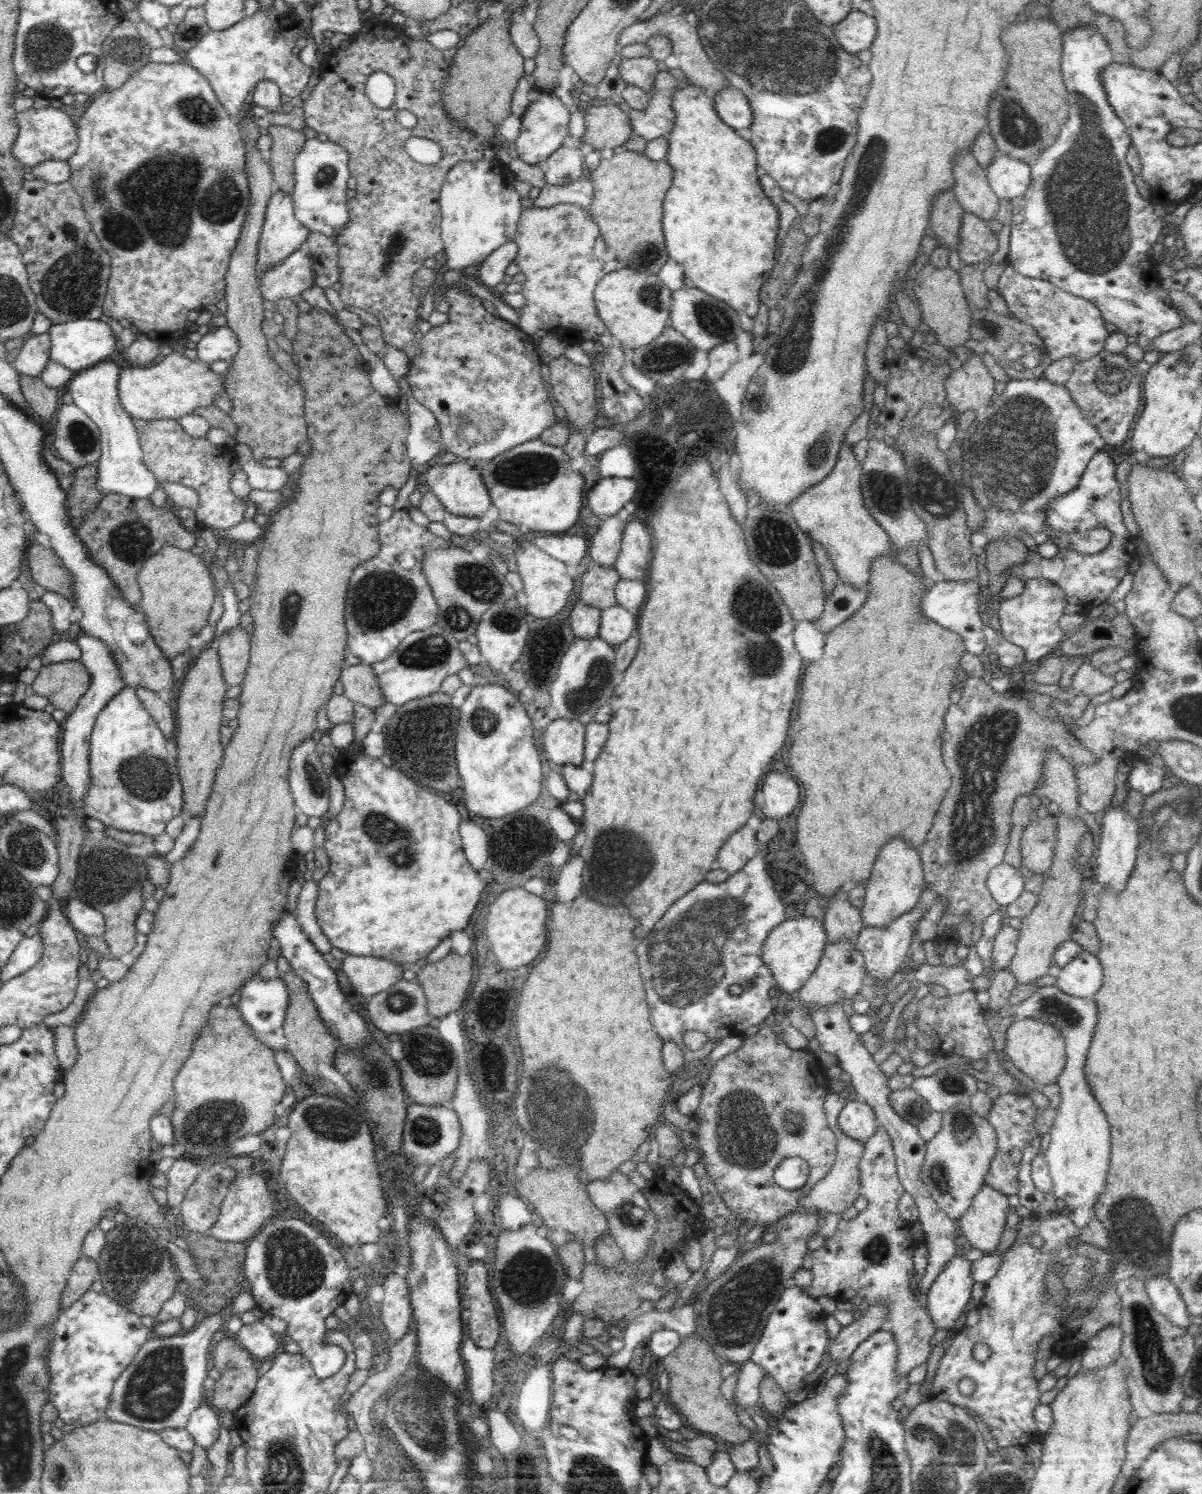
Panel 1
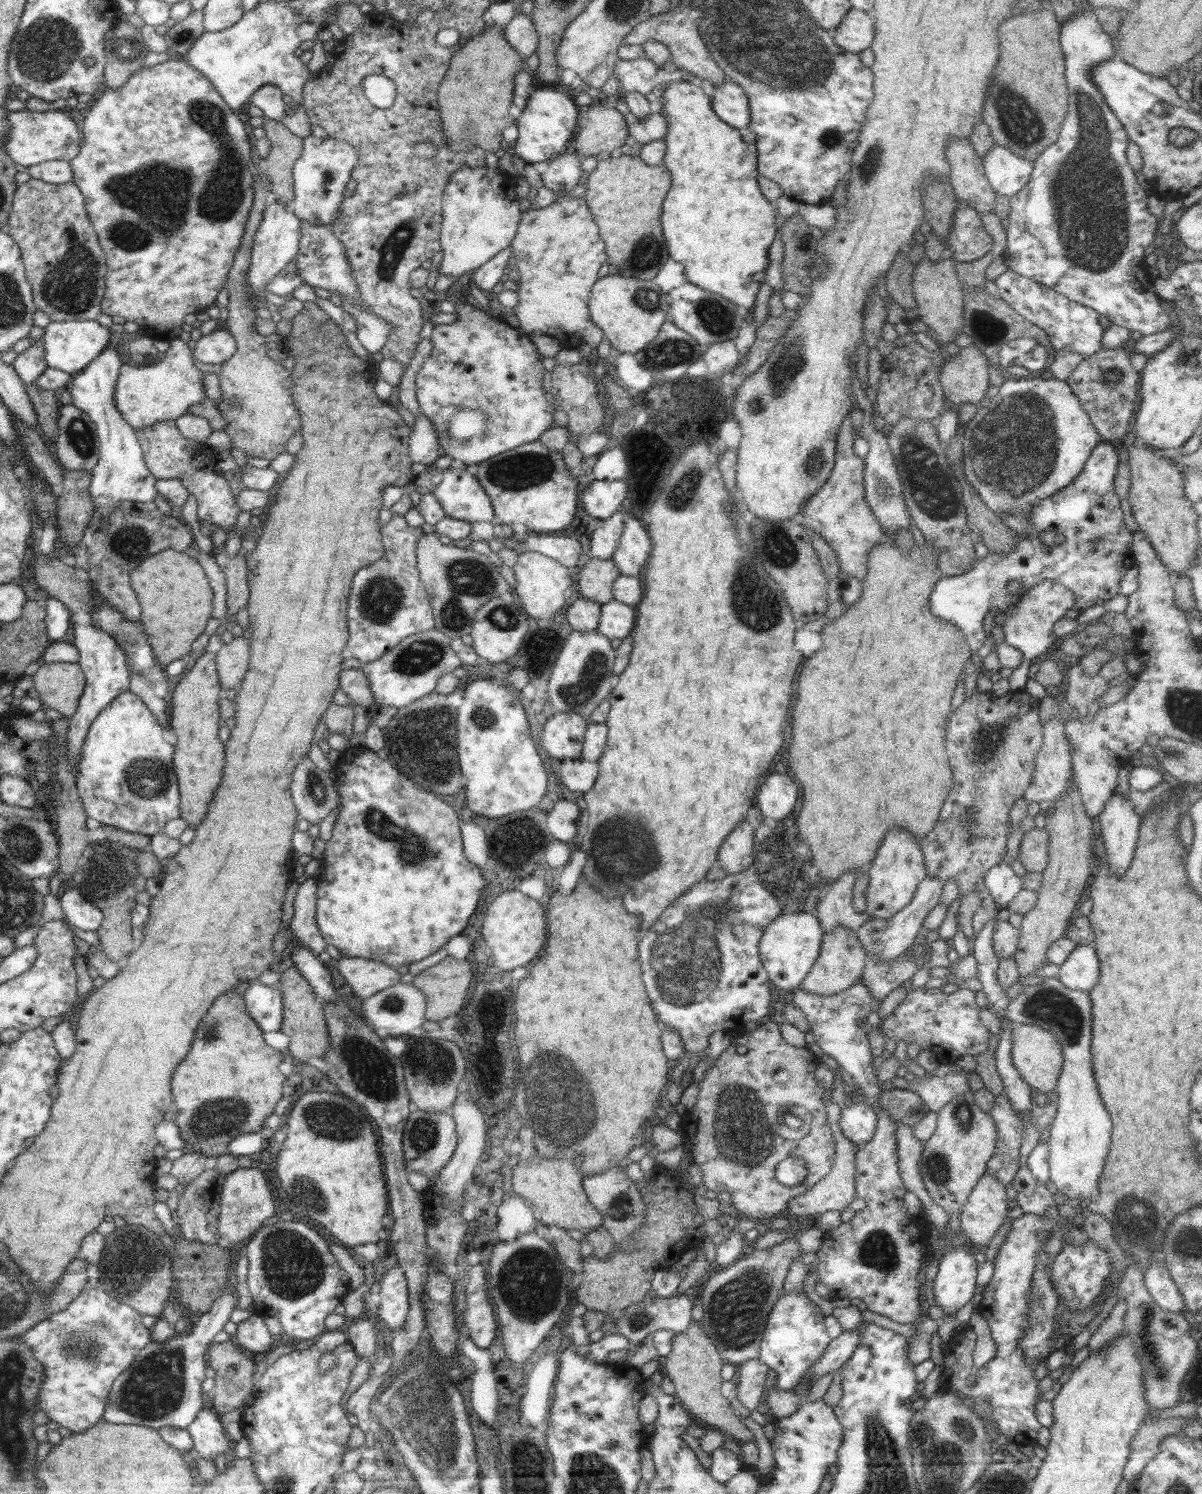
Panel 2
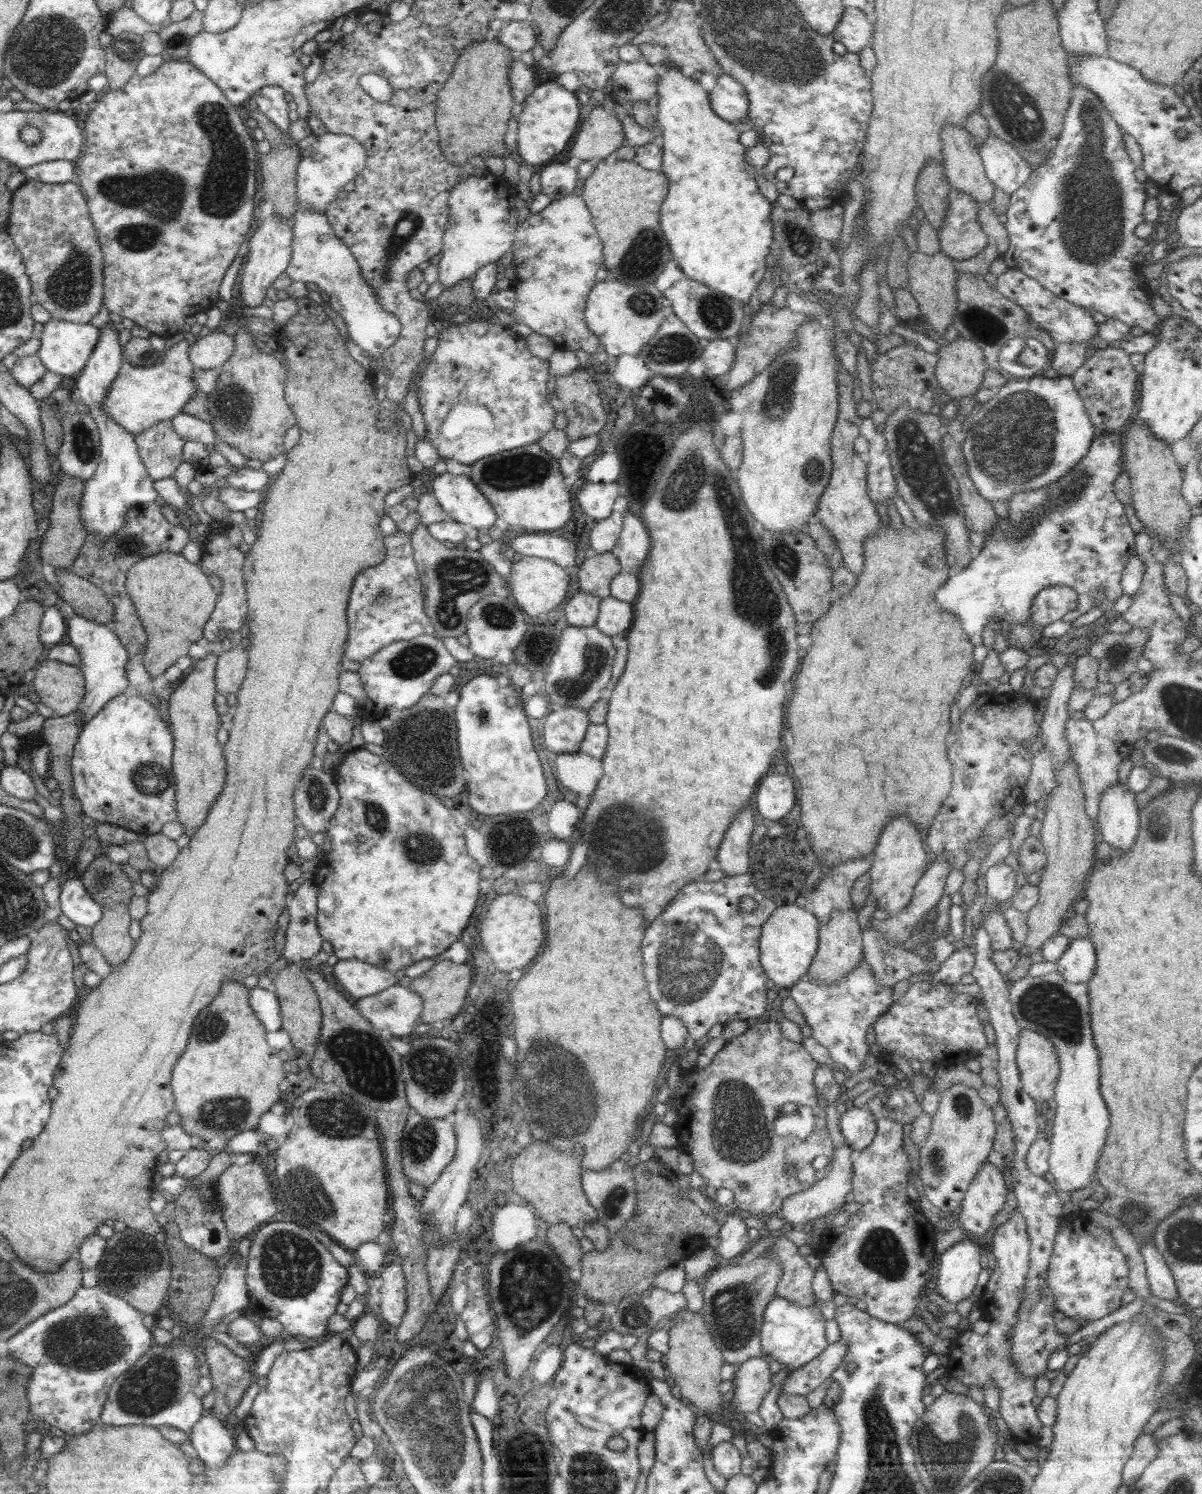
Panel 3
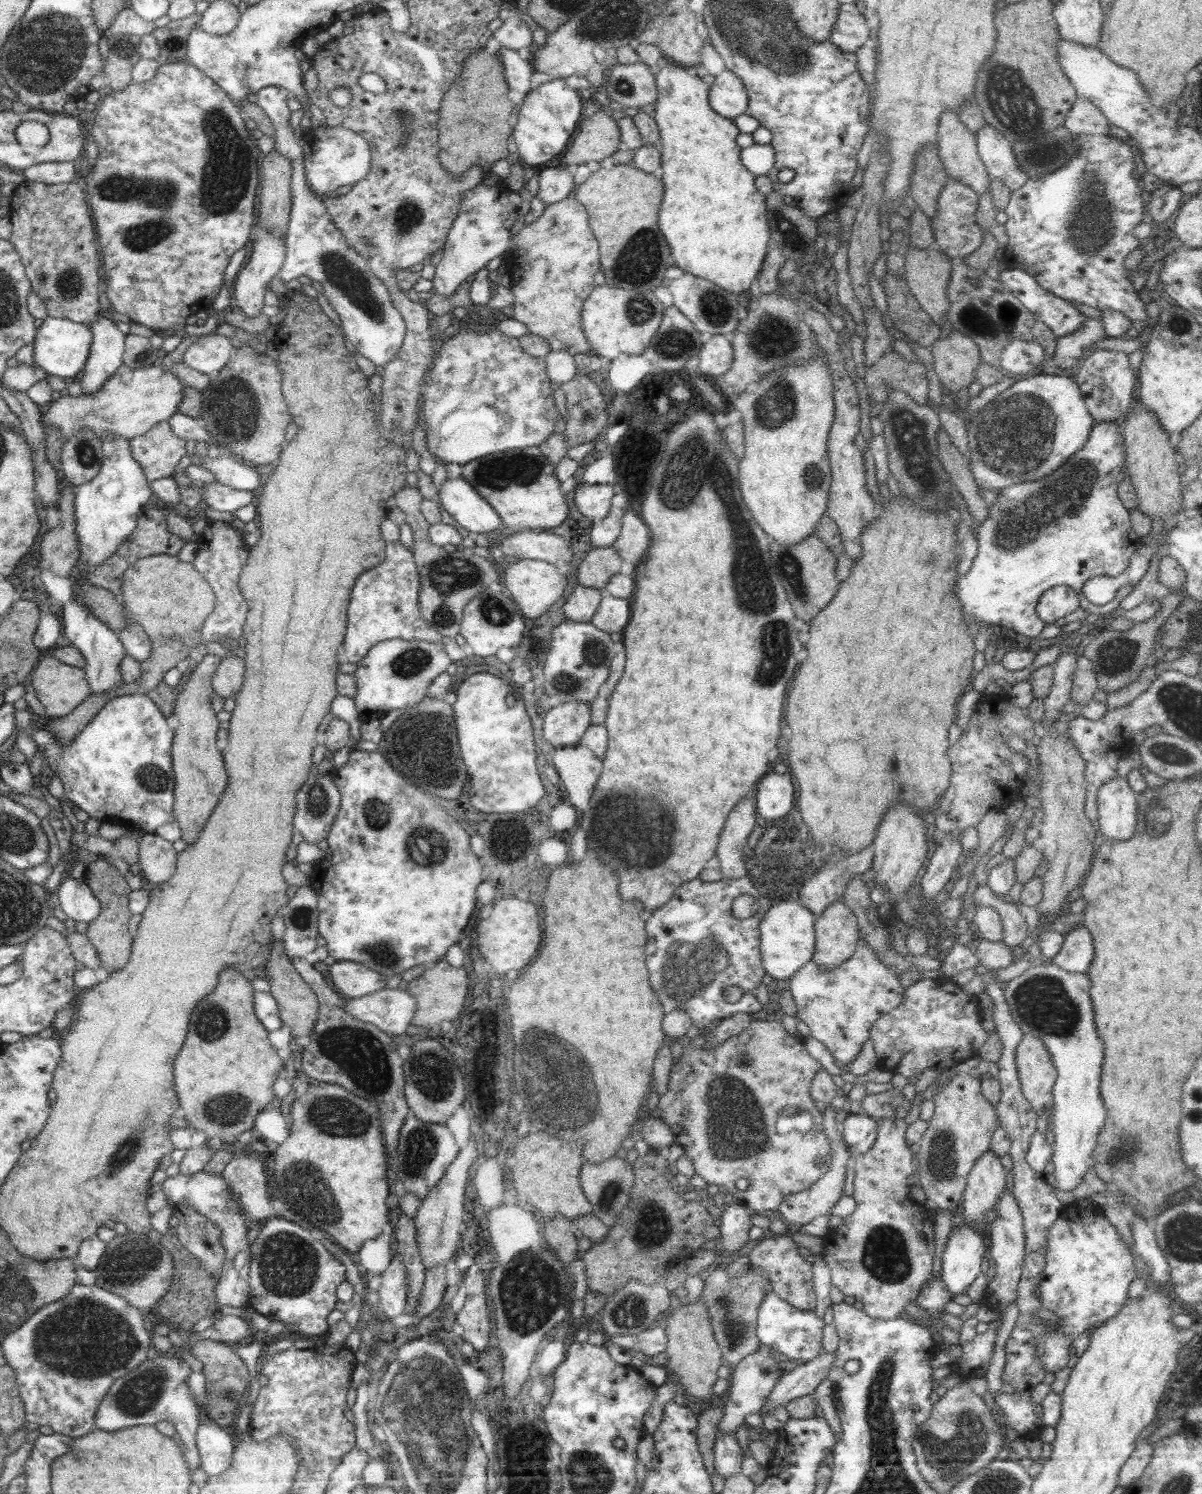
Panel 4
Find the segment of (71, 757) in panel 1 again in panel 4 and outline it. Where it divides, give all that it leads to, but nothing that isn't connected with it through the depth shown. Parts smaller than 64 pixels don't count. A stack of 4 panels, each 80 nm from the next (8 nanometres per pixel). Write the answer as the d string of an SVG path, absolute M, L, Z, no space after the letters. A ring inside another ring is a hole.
M71 599L63 603L62 622L64 622L65 637L70 640L72 647L76 648L85 658L86 666L83 668L87 674L87 681L92 695L99 695L116 687L124 686L119 668L124 655L127 655L120 642L119 636L107 624L100 622L92 611L80 601Z

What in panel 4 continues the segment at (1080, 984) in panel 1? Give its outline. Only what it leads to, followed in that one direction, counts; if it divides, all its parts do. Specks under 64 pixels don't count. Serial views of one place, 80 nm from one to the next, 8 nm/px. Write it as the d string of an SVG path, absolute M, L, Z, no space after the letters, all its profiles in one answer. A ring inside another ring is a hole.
M1078 925L1065 932L1061 949L1052 961L1068 974L1088 974L1093 952L1091 932L1084 925Z

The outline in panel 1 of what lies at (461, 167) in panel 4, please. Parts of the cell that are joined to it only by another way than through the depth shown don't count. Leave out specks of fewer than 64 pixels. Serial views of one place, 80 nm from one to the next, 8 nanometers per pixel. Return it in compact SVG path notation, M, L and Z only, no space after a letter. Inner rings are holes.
M507 7L500 16L488 16L462 45L456 47L447 79L441 88L447 115L454 124L474 132L485 145L492 144L495 127L512 115L513 92L518 79L526 74L523 69L525 58L518 52L509 34L512 13L510 7Z

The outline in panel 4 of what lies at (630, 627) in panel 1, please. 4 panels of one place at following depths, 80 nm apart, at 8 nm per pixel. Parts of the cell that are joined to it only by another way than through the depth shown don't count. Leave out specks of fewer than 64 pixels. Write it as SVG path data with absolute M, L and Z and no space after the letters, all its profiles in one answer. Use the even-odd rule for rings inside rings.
M604 594L601 597L600 606L596 609L591 623L607 633L622 632L628 624L631 615L630 602L623 598Z

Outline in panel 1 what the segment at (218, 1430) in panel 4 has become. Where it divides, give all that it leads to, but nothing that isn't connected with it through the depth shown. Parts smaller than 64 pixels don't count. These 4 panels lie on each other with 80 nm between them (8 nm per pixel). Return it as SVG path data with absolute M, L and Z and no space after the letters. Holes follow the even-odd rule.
M202 1404L192 1412L185 1429L192 1435L195 1444L208 1450L214 1446L218 1438L218 1429L220 1420L218 1419L219 1411L209 1404Z

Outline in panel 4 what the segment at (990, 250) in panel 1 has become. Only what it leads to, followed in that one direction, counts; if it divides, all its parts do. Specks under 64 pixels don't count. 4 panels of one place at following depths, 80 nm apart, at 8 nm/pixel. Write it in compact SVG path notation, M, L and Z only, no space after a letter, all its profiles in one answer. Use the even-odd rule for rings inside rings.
M949 179L937 198L936 214L930 218L936 247L946 253L954 261L966 258L982 244L983 230L976 222L975 212L979 207L979 196L958 180Z

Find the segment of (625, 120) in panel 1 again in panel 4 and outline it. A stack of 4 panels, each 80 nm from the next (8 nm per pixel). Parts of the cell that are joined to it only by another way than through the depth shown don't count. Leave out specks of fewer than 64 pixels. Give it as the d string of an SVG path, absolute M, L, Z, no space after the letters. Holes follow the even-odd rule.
M595 107L590 119L578 124L578 135L572 146L564 152L562 164L587 164L590 160L601 162L622 147L617 121Z

